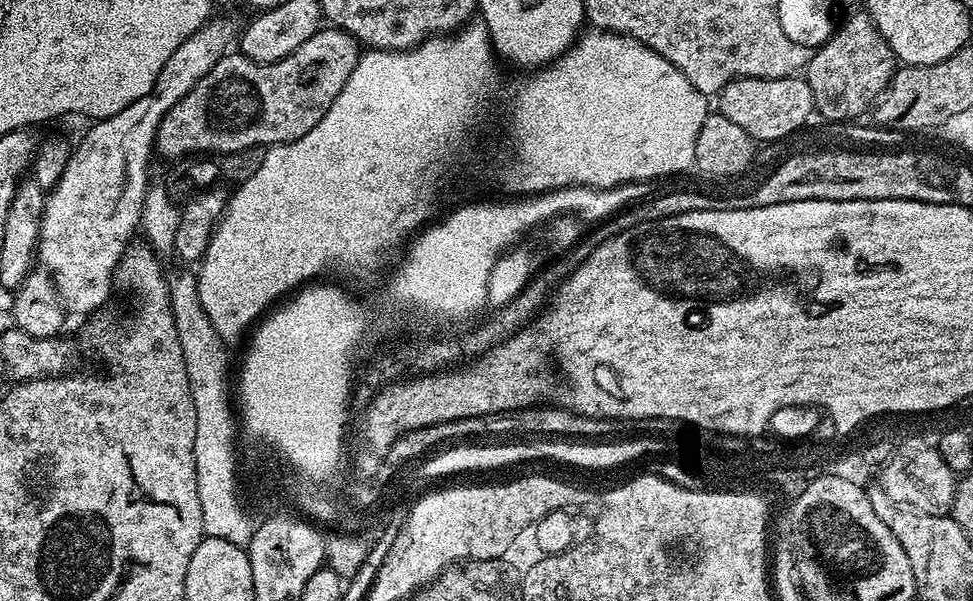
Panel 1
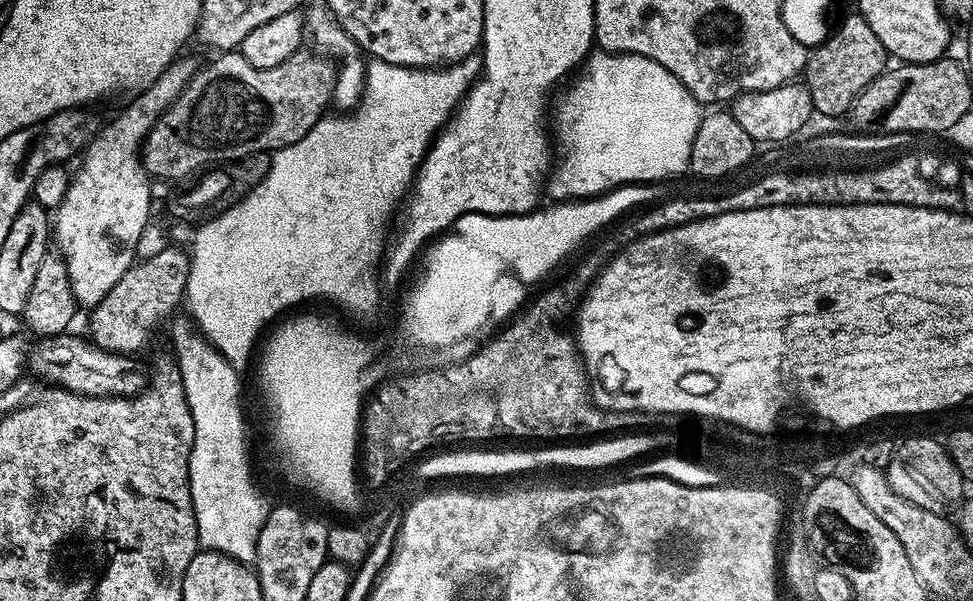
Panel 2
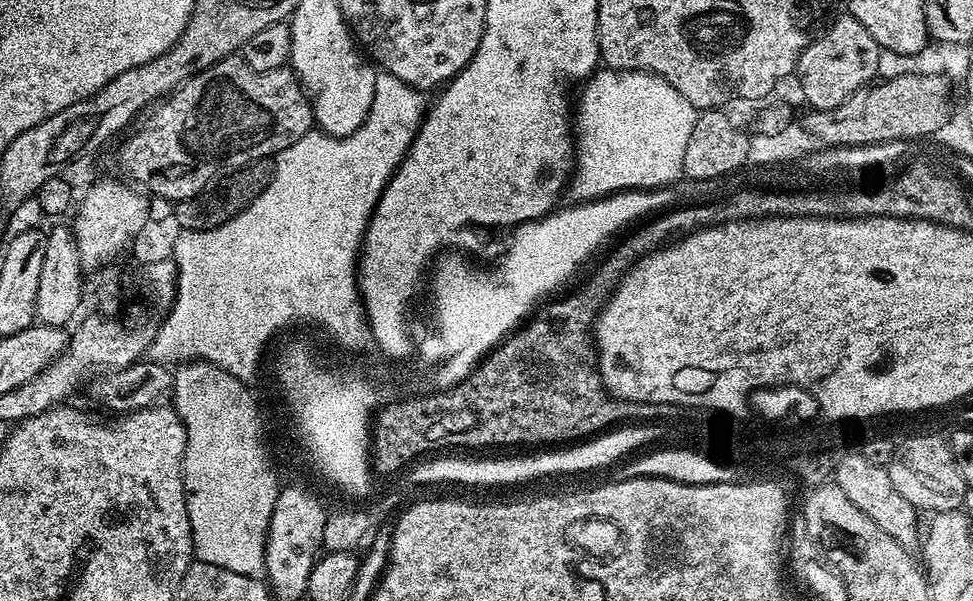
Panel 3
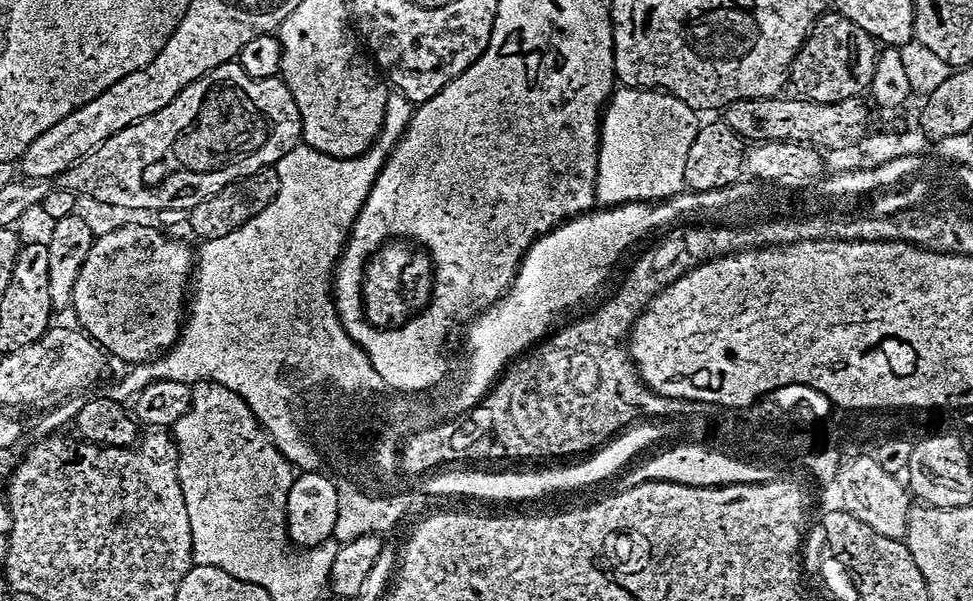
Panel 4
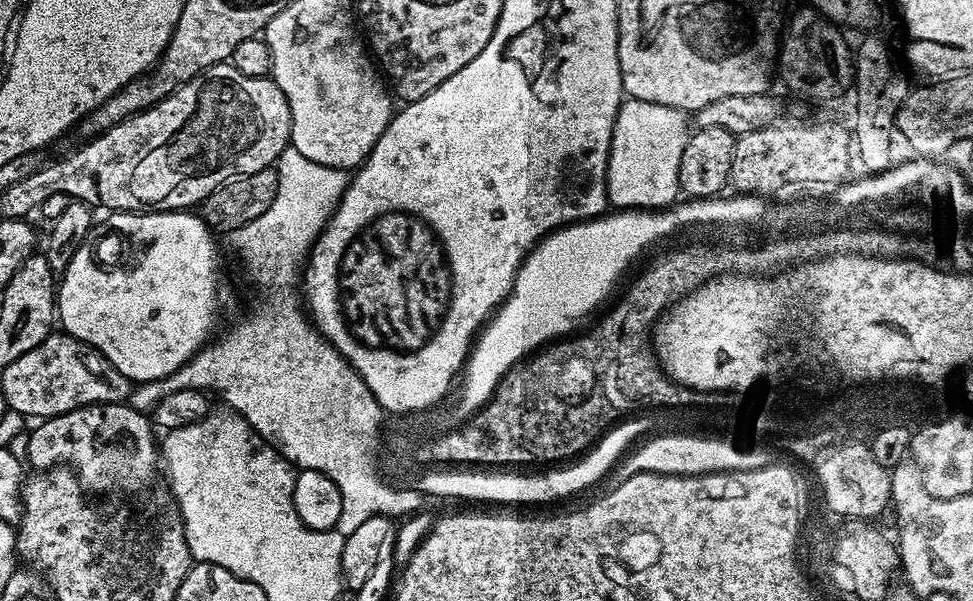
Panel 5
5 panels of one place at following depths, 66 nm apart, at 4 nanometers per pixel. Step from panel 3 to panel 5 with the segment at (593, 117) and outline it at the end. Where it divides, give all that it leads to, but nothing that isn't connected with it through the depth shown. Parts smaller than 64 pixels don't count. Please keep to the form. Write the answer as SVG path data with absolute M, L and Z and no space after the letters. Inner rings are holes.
M625 99L616 114L608 151L608 202L616 210L659 210L677 203L681 195L678 166L690 135L690 120L683 112L654 102Z

